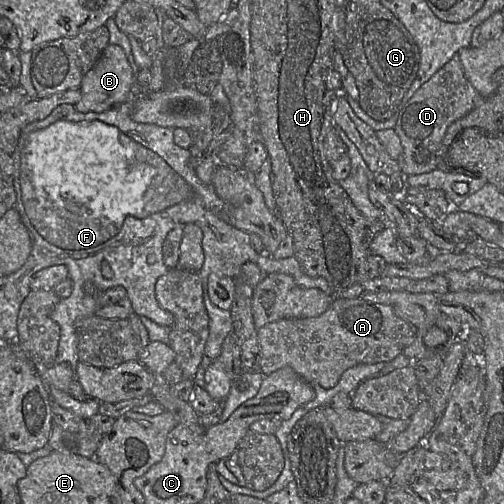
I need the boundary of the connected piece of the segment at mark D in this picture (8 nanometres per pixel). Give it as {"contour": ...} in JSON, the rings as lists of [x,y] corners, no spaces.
{"contour":[[[459,52],[456,53],[449,62],[418,88],[406,103],[401,103],[398,119],[394,127],[403,148],[401,156],[397,159],[401,172],[410,176],[427,173],[436,169],[438,163],[438,151],[448,127],[456,120],[472,111],[482,99],[484,99],[484,97],[478,93],[466,78]]]}

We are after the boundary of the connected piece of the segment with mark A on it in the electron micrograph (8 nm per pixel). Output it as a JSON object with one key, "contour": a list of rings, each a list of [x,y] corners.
{"contour":[[[334,297],[327,310],[319,316],[305,319],[281,319],[259,328],[257,335],[260,348],[260,371],[268,375],[288,366],[310,384],[331,388],[349,368],[359,364],[393,360],[414,341],[416,330],[415,326],[397,316],[389,305],[374,303],[361,297]]]}

